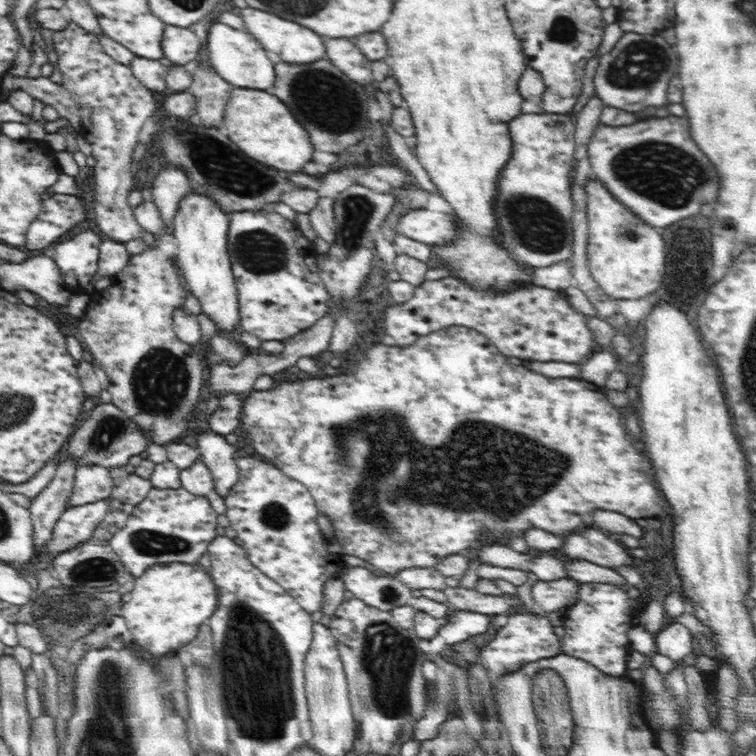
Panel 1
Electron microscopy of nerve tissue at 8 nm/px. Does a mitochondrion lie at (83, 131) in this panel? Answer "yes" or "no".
no

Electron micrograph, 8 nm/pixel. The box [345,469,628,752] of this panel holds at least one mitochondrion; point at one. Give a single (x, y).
(386, 653)

